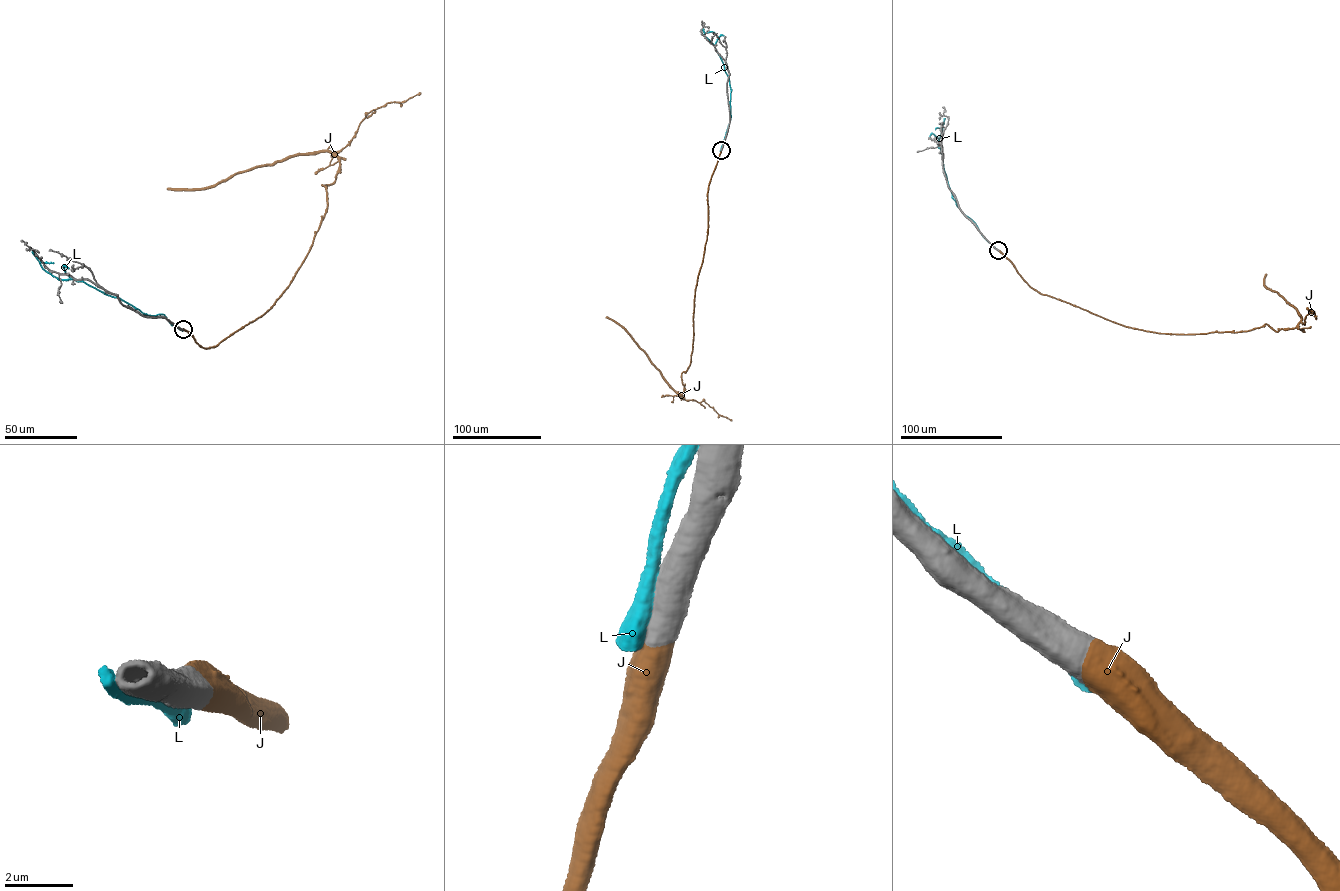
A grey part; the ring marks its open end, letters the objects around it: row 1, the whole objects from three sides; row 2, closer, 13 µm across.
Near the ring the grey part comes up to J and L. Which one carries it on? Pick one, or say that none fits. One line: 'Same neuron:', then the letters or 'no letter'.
Same neuron: J

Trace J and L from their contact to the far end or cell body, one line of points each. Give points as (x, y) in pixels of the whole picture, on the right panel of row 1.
J: (998, 250), (1041, 294), (1161, 333), (1235, 332), (1266, 324), (1292, 329), (1301, 318), (1265, 285), (1266, 274)
L: (998, 250), (957, 206), (938, 146), (942, 128), (935, 129)

